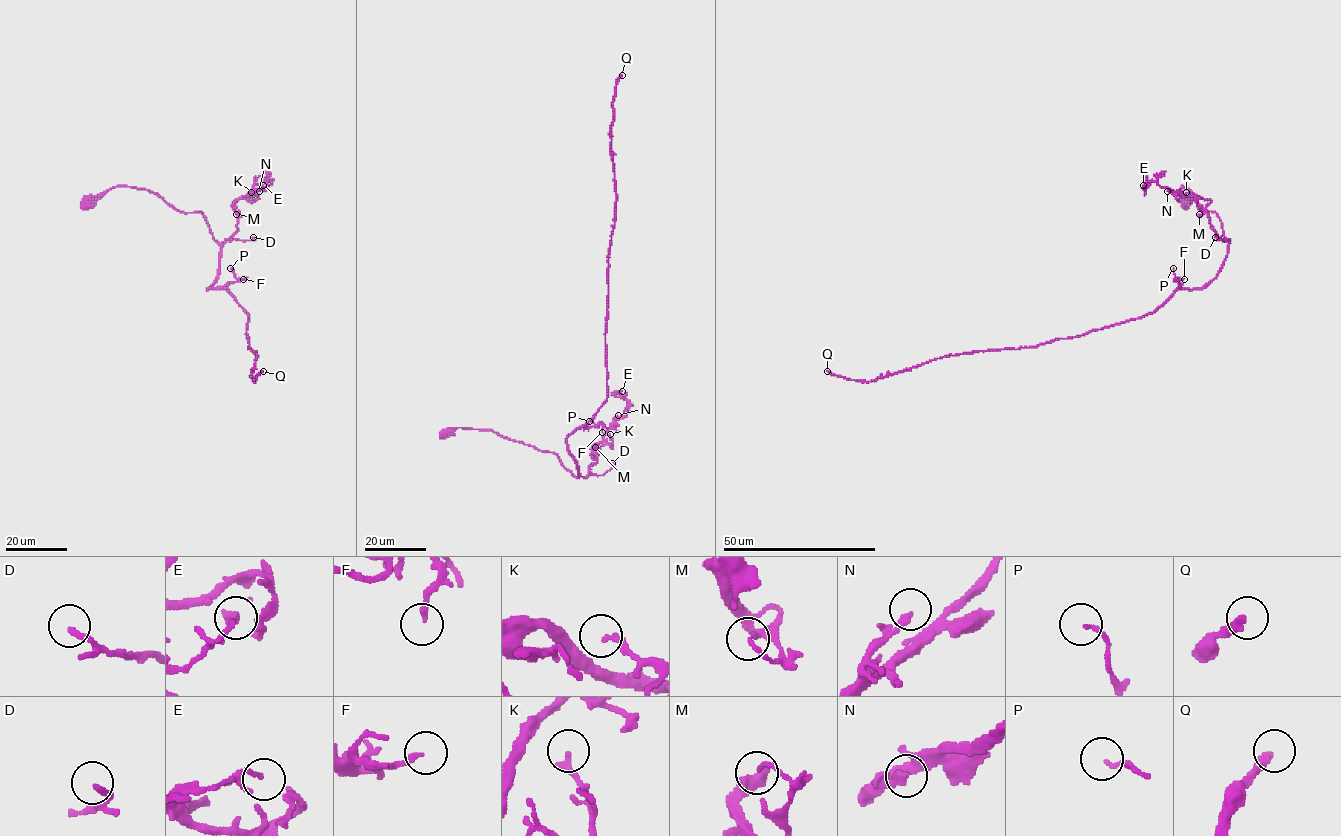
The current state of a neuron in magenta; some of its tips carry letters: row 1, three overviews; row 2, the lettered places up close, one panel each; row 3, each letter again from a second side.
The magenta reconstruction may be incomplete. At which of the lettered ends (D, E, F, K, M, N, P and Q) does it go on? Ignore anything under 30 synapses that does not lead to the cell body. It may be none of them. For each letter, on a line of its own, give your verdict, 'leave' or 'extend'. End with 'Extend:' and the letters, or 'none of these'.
D: leave
E: leave
F: leave
K: leave
M: leave
N: leave
P: leave
Q: extend
Extend: Q

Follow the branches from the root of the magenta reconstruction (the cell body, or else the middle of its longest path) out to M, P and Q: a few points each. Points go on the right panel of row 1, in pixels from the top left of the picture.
M: (1182, 201), (1181, 186), (1193, 194), (1204, 213), (1217, 214), (1229, 243), (1214, 231), (1207, 211), (1199, 214)
P: (1182, 201), (1181, 186), (1204, 213), (1217, 214), (1228, 252), (1219, 273), (1200, 288), (1182, 289), (1173, 268)
Q: (1182, 201), (1181, 186), (1217, 214), (1227, 256), (1202, 287), (1179, 288), (1144, 316), (869, 382), (827, 371)

